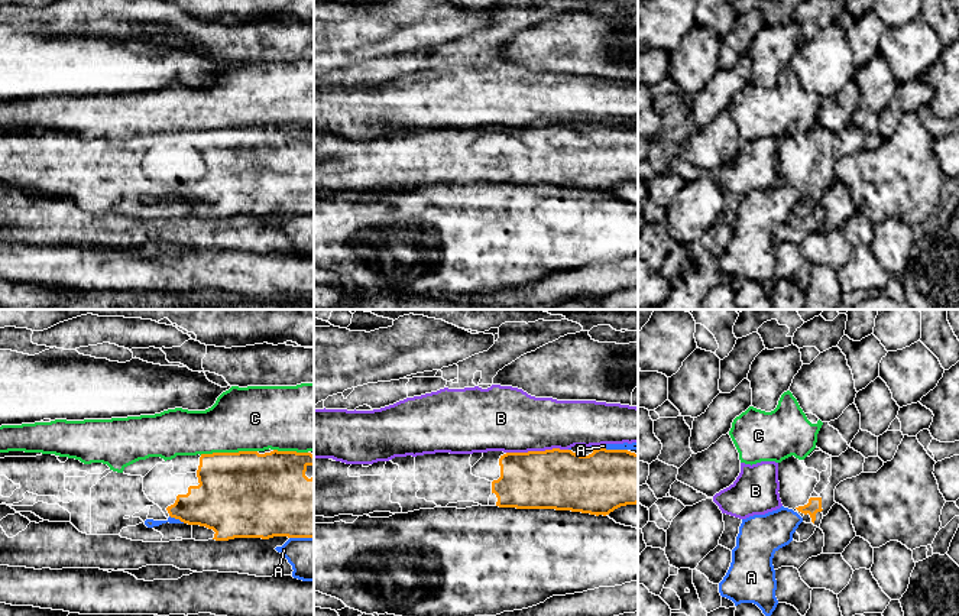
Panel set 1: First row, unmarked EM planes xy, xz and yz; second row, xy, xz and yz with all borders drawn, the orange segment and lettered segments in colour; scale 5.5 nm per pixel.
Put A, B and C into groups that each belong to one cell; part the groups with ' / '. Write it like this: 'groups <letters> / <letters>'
groups A / B / C

